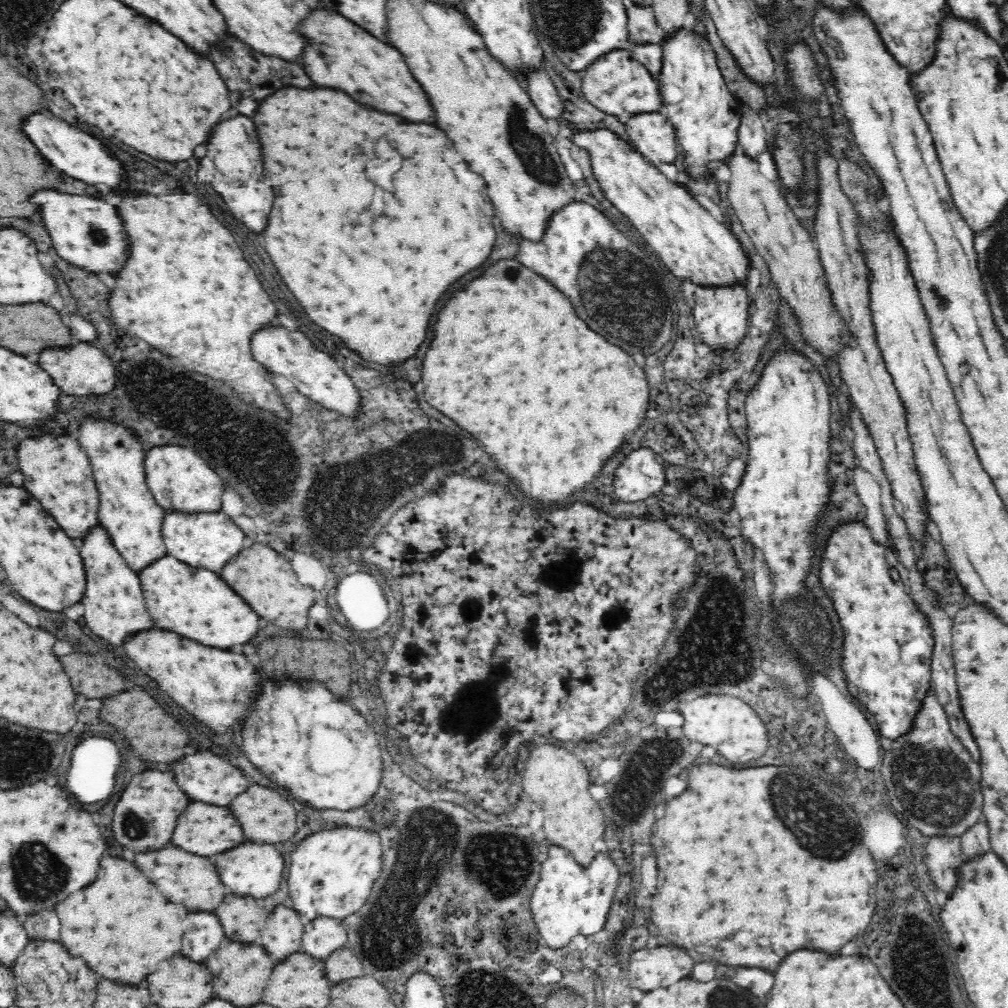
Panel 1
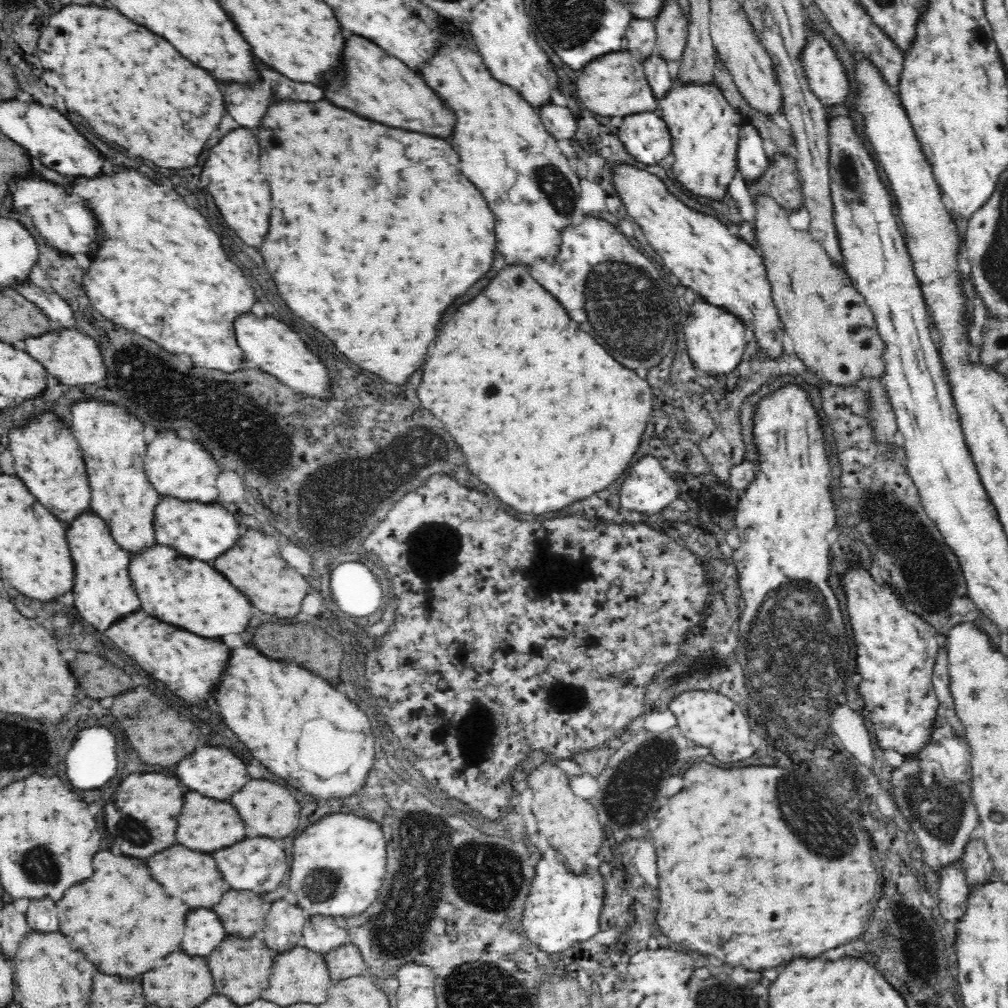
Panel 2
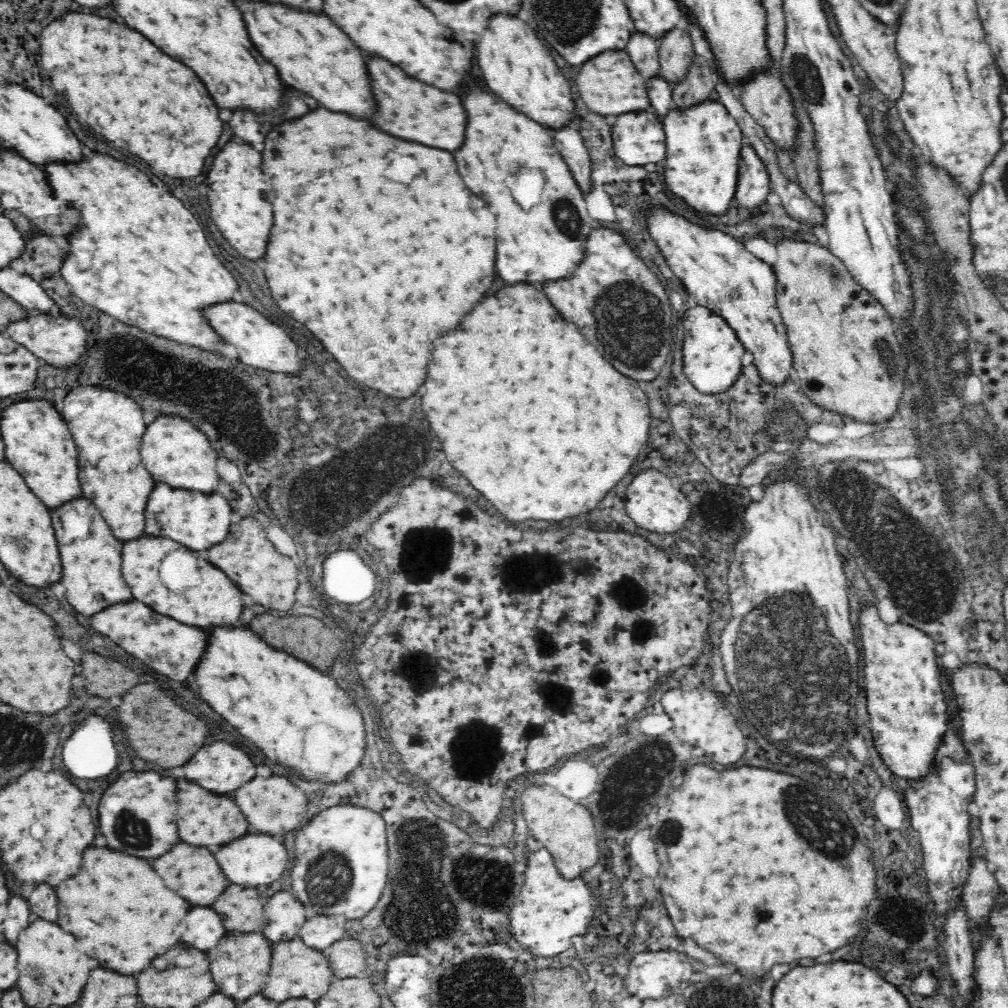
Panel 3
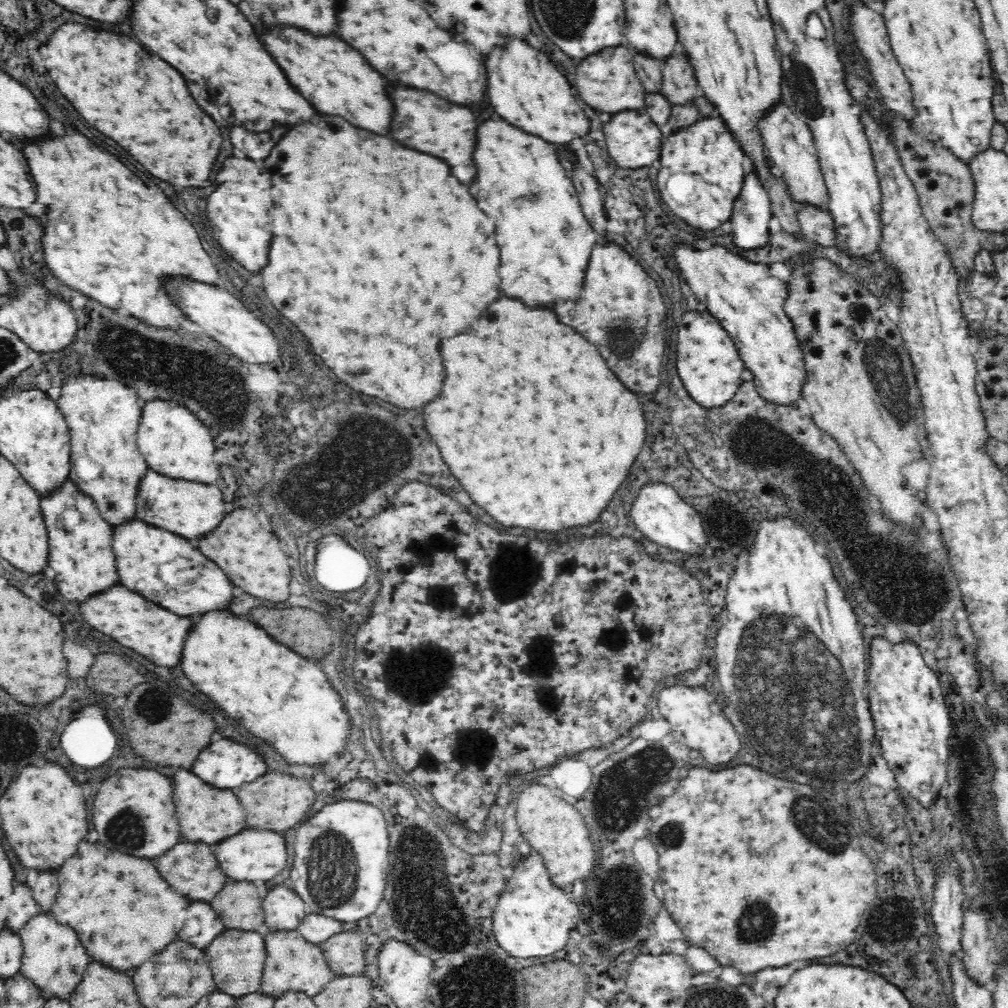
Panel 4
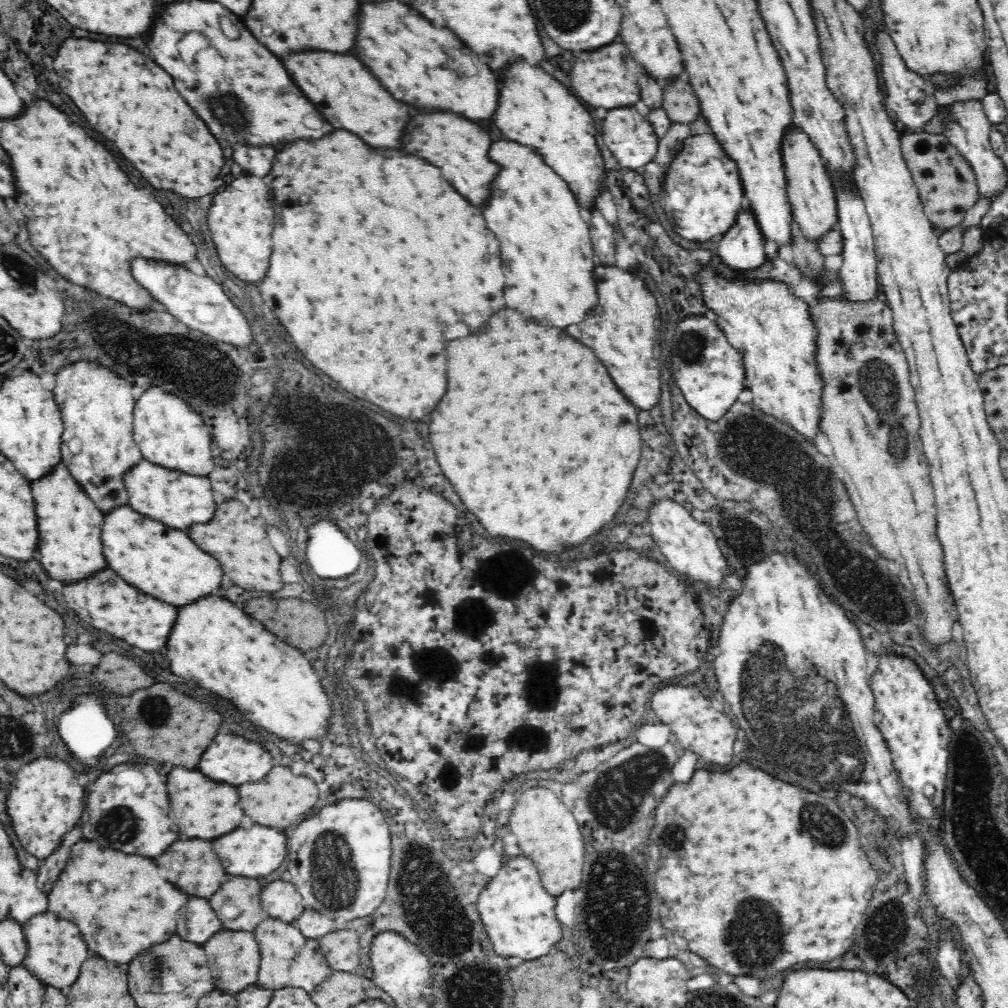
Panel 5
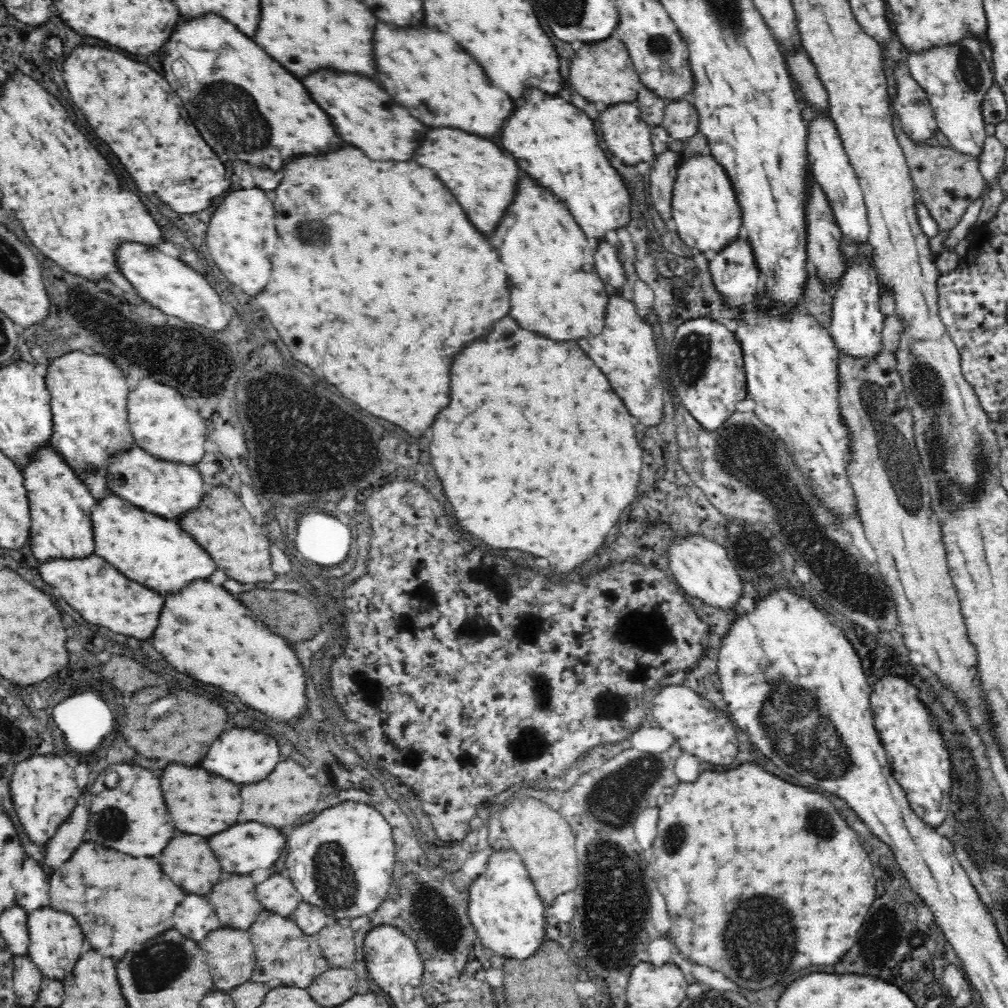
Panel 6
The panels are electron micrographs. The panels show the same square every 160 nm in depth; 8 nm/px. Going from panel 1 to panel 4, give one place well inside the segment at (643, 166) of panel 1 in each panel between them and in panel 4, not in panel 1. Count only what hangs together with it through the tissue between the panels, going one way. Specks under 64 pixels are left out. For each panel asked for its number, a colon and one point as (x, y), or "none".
2: (701, 252)
3: (718, 271)
4: (743, 295)

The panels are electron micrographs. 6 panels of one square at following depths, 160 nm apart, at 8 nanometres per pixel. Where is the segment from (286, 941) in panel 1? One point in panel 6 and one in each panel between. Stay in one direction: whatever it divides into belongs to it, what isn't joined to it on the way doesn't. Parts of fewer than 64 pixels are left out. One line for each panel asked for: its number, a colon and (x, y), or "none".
2: (284, 924)
3: (285, 915)
4: (283, 909)
5: (281, 900)
6: (278, 894)

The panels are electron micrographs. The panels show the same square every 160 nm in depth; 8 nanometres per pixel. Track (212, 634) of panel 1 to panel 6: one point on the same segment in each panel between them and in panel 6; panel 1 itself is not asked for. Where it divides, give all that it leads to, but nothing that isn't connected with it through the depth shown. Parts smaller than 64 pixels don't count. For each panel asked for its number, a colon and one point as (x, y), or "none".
2: (192, 595)
3: (174, 581)
4: (165, 569)
5: (165, 563)
6: (157, 553)

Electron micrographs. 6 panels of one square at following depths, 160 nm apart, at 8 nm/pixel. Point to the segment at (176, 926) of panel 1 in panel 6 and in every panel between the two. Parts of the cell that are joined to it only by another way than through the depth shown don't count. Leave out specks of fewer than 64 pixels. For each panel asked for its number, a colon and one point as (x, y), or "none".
2: (121, 919)
3: (121, 913)
4: (124, 913)
5: (122, 905)
6: (119, 901)

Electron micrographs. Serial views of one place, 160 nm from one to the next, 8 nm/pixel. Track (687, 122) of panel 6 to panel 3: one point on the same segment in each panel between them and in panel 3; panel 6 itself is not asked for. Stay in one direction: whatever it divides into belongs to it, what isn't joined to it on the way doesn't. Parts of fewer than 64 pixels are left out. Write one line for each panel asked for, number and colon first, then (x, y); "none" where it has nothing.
3: (675, 52)
4: (679, 83)
5: (679, 99)

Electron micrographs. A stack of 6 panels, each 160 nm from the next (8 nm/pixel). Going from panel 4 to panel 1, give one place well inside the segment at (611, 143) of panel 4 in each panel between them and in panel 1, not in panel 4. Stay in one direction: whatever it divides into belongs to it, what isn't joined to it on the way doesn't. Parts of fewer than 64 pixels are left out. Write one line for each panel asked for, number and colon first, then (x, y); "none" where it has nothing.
1: (653, 134)
2: (646, 136)
3: (639, 139)

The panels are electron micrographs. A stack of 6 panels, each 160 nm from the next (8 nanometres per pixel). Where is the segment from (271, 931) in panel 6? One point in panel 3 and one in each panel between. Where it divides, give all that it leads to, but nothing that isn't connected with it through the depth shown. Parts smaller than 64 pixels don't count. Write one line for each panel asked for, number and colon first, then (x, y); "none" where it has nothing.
3: (298, 971)
4: (293, 963)
5: (289, 958)

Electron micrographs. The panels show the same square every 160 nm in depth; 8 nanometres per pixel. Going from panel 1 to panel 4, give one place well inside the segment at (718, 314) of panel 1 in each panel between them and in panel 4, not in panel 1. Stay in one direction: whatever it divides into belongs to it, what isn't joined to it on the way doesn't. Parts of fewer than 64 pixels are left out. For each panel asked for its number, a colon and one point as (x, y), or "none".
2: (714, 335)
3: (712, 353)
4: (710, 367)

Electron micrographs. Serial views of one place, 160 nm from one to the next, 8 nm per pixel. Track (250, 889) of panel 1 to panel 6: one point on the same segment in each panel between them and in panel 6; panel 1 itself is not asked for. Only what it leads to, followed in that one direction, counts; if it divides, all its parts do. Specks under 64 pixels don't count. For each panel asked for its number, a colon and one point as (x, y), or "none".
2: (258, 864)
3: (256, 859)
4: (250, 855)
5: (259, 851)
6: (244, 848)

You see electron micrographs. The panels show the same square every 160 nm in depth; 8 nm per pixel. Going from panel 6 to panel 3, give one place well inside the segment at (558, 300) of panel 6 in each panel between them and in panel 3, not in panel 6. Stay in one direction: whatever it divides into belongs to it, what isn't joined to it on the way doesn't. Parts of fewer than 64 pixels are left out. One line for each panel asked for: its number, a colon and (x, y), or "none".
3: (505, 153)
4: (519, 177)
5: (546, 248)

